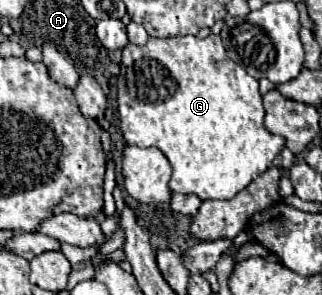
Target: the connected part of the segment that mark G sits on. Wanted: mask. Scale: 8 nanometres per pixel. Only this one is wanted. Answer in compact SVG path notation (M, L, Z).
M194 35L186 37L172 37L172 39L150 39L144 47L128 43L128 47L122 51L122 63L120 63L120 77L118 77L118 113L120 113L120 129L124 133L124 139L128 145L138 147L158 147L170 161L174 173L170 179L170 189L174 193L194 193L200 199L232 199L236 193L248 187L250 181L254 181L258 175L262 175L274 161L274 157L284 149L286 139L280 135L270 133L264 127L264 105L262 95L258 91L258 81L246 73L246 69L234 61L228 59L228 53L222 45L220 35L208 35L206 39L198 39Z

